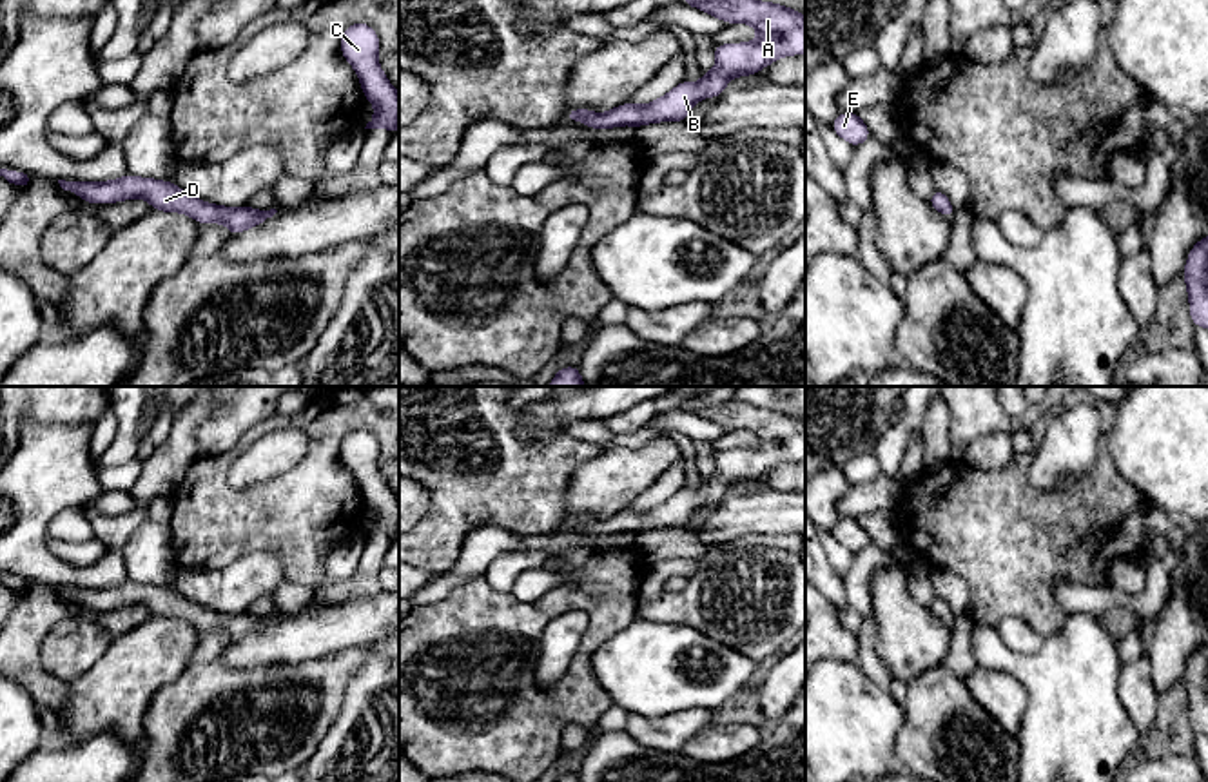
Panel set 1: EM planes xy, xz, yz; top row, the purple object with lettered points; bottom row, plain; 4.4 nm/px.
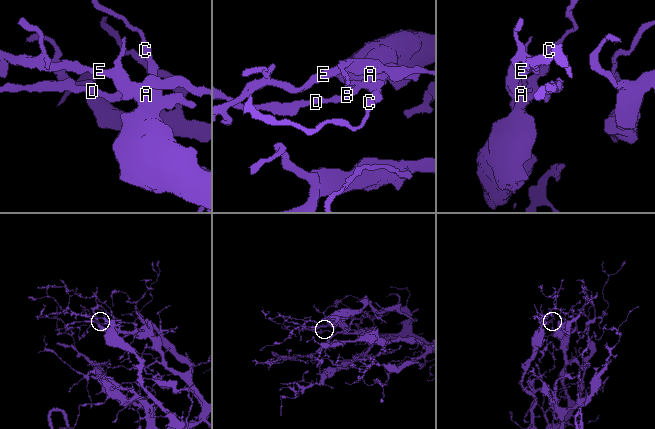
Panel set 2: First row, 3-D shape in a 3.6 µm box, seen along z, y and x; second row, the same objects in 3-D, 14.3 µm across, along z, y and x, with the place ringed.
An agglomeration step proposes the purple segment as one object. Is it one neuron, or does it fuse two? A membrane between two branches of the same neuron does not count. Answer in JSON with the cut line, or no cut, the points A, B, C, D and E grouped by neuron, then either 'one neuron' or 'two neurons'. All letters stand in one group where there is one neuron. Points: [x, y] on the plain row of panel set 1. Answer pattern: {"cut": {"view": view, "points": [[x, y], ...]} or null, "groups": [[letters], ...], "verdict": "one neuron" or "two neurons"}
{"cut": null, "groups": [["A", "B", "C", "D", "E"]], "verdict": "one neuron"}

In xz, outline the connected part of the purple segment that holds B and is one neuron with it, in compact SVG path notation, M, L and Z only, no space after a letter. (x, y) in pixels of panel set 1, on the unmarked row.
M715 386L706 396L686 401L680 408L727 430L753 432L760 441L756 448L715 452L716 474L713 477L704 479L698 490L684 486L651 510L631 512L628 508L602 521L573 515L564 523L571 528L584 528L591 535L684 528L698 506L718 504L731 484L755 481L789 461L805 461L805 423L791 414L738 401L733 397L735 390L736 386Z

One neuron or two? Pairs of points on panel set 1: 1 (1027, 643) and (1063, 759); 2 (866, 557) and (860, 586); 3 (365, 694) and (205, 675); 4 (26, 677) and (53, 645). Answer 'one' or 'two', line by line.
1: two
2: one
3: two
4: two

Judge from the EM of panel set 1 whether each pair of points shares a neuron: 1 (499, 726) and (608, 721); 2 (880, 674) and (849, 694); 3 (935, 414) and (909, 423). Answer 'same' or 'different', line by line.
1: different
2: different
3: different

